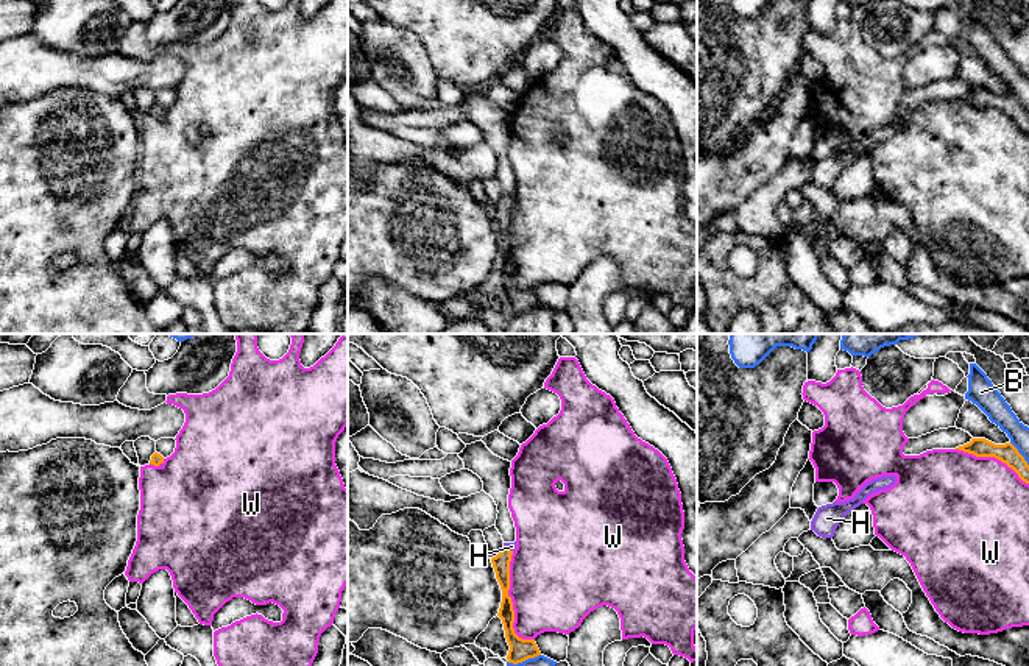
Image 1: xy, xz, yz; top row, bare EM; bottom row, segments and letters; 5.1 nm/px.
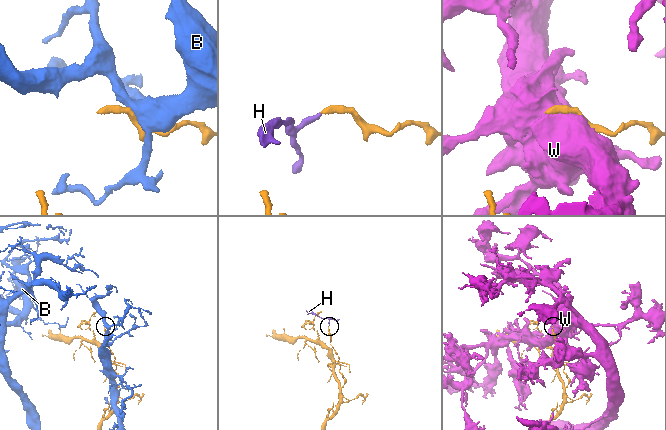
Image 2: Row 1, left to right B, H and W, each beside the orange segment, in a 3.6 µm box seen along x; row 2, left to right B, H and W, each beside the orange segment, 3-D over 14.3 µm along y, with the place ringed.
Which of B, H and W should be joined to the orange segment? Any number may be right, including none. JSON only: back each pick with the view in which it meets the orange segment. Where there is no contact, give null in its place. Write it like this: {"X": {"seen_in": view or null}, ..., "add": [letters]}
{"H": {"seen_in": "xz"}, "add": ["H"]}

